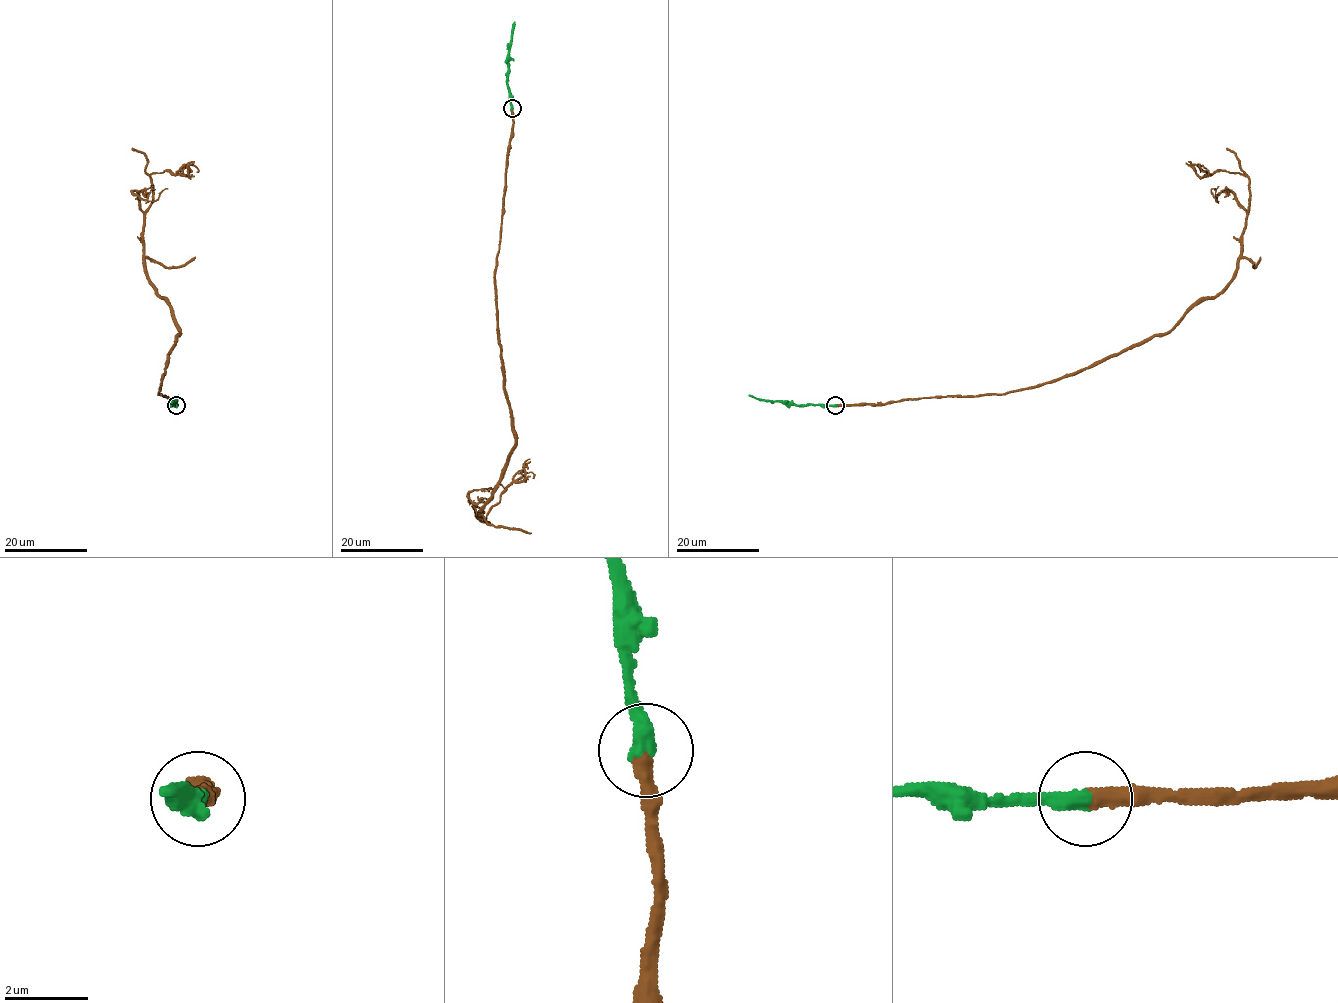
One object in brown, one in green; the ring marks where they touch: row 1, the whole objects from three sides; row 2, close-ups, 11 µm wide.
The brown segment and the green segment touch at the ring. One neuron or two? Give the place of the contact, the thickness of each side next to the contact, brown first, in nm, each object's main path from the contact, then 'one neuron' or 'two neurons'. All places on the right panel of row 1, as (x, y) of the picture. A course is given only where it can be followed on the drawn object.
place (835, 405); calibres 400 and 400 nm; course brown (836, 405), (1007, 394), (1074, 375), (1166, 335), (1226, 286), (1241, 249), (1246, 175), (1199, 166), (1205, 172); course green (836, 405), (798, 405), (759, 400), (749, 395); one neuron

